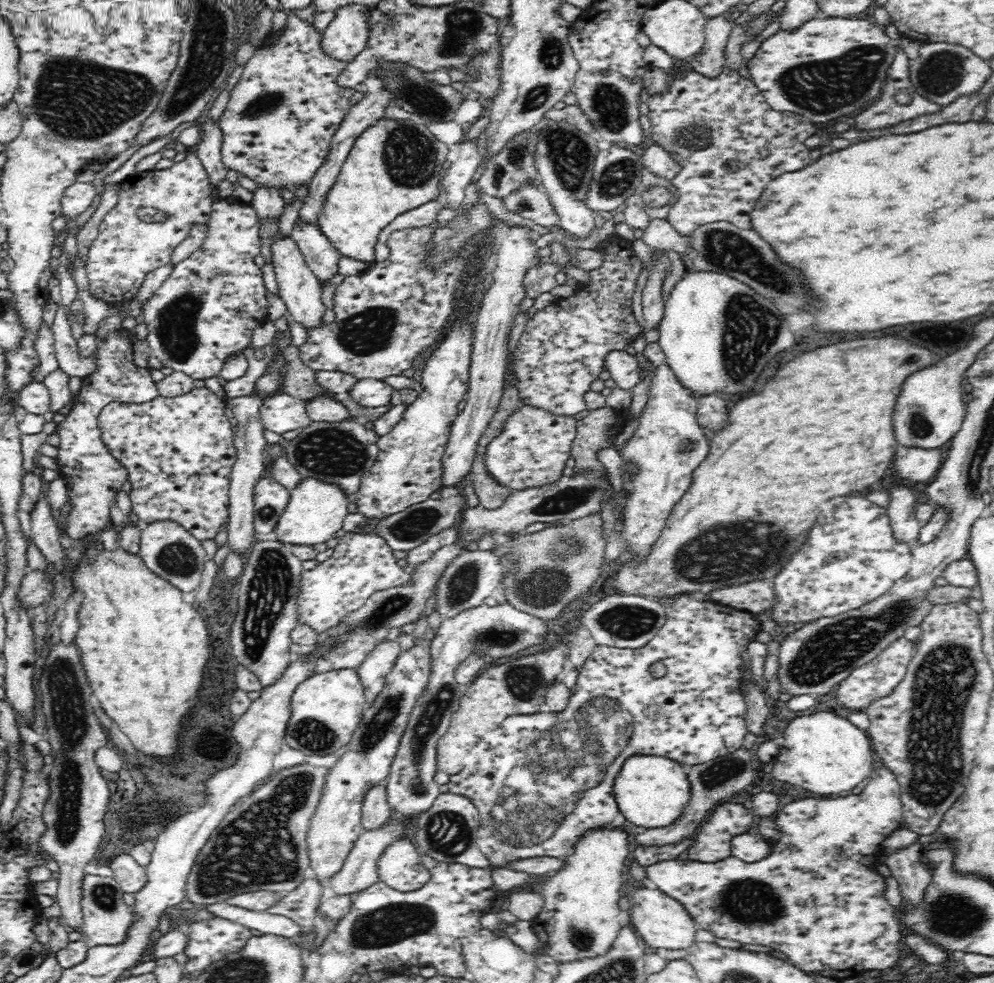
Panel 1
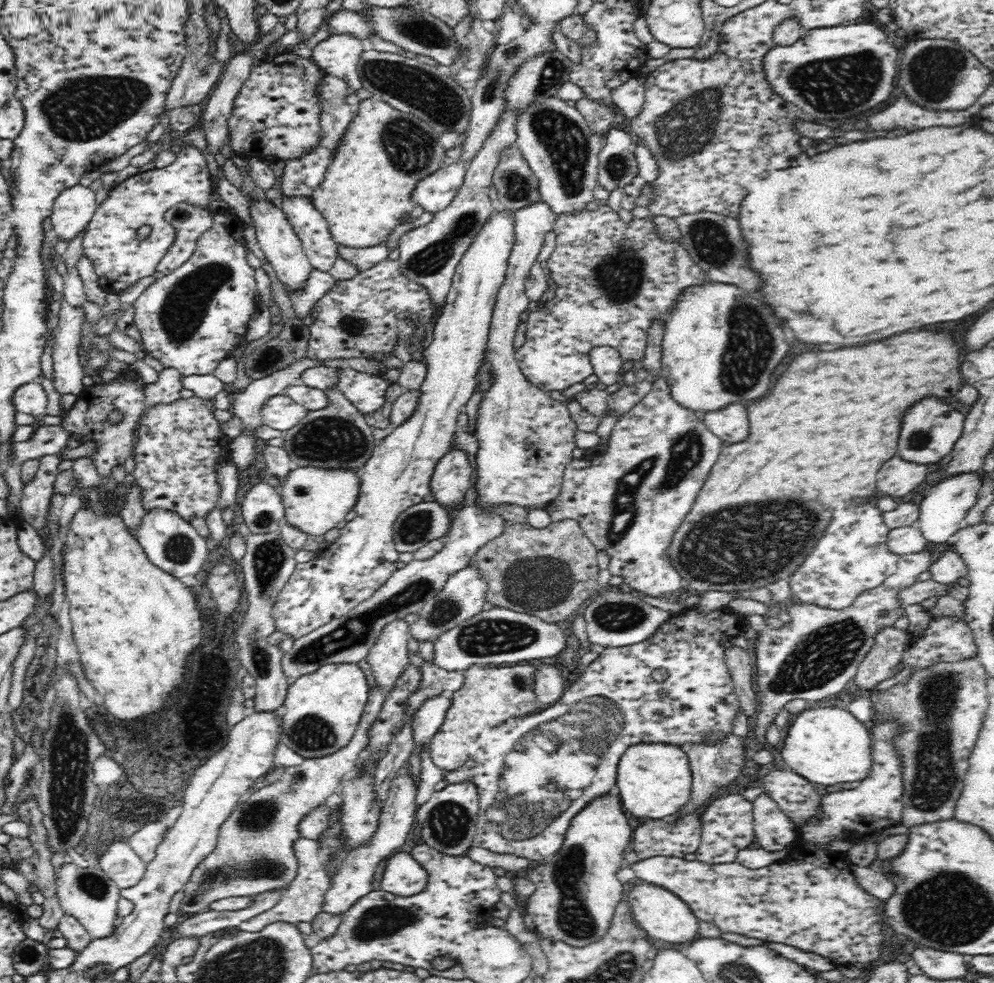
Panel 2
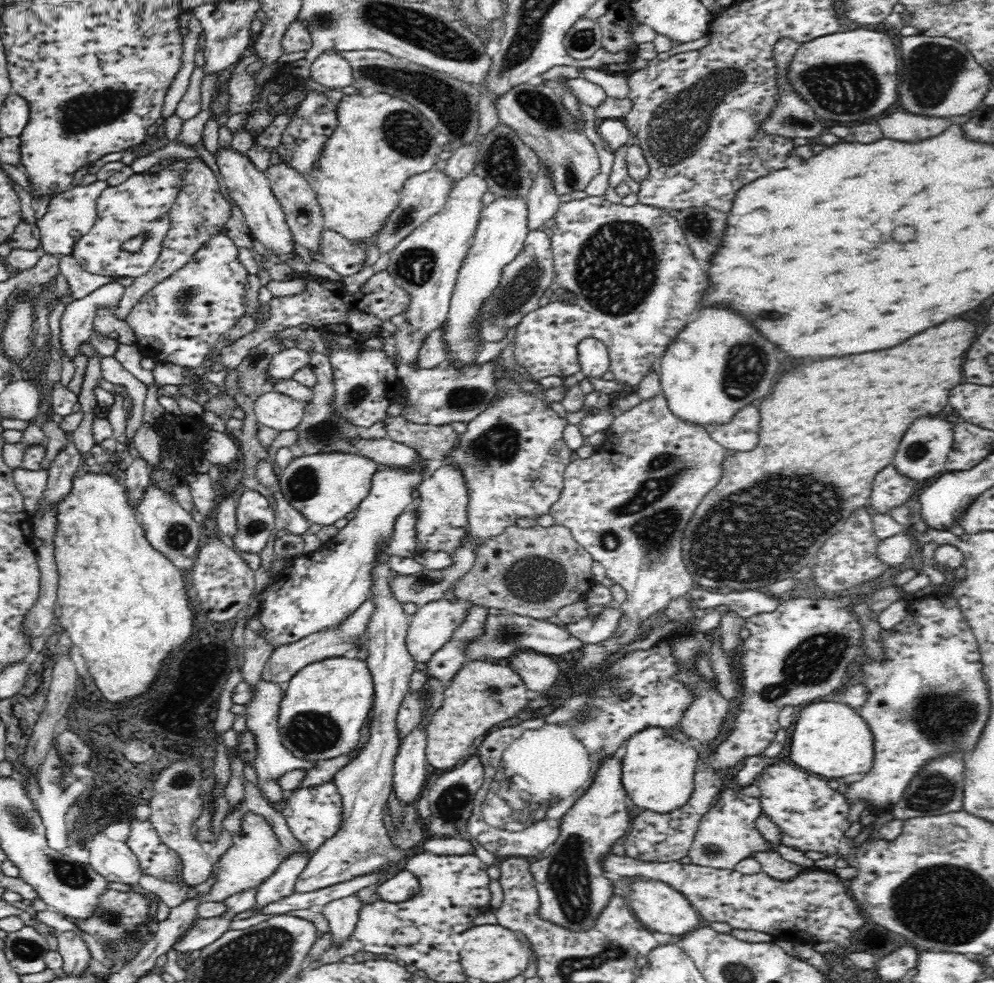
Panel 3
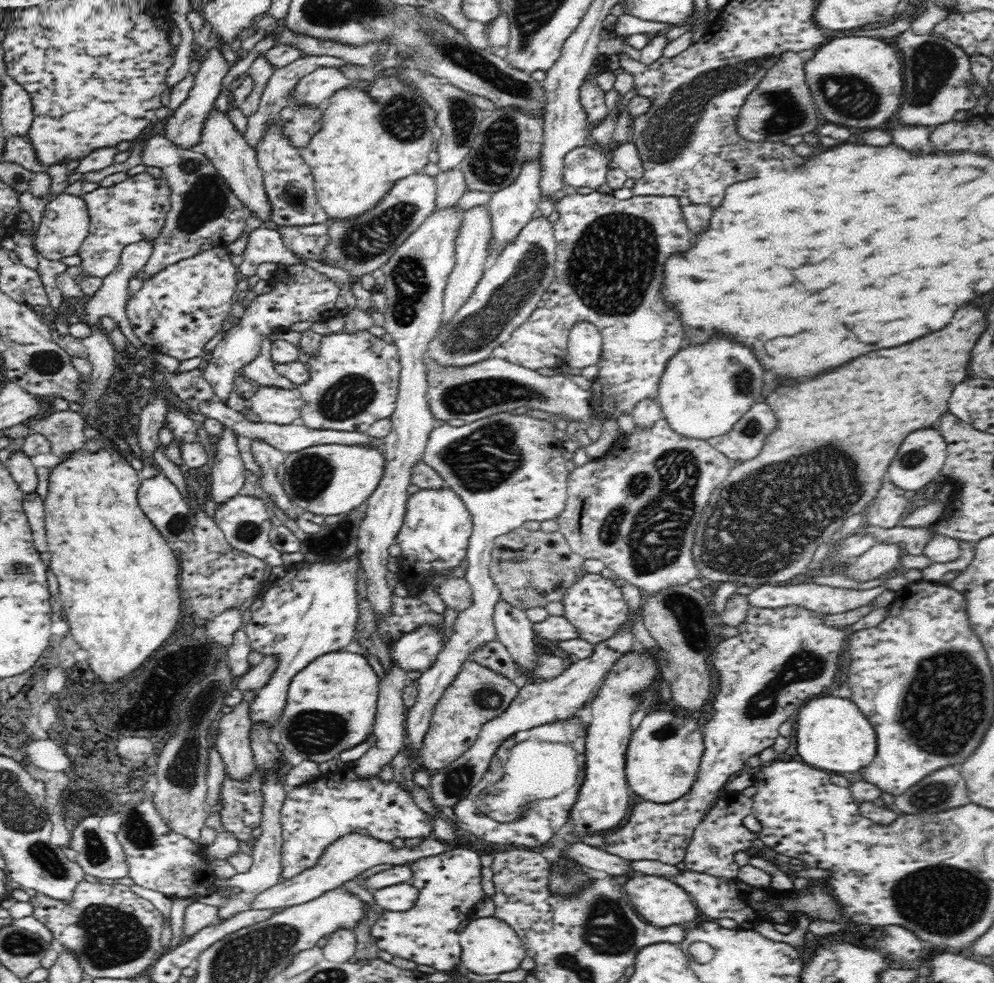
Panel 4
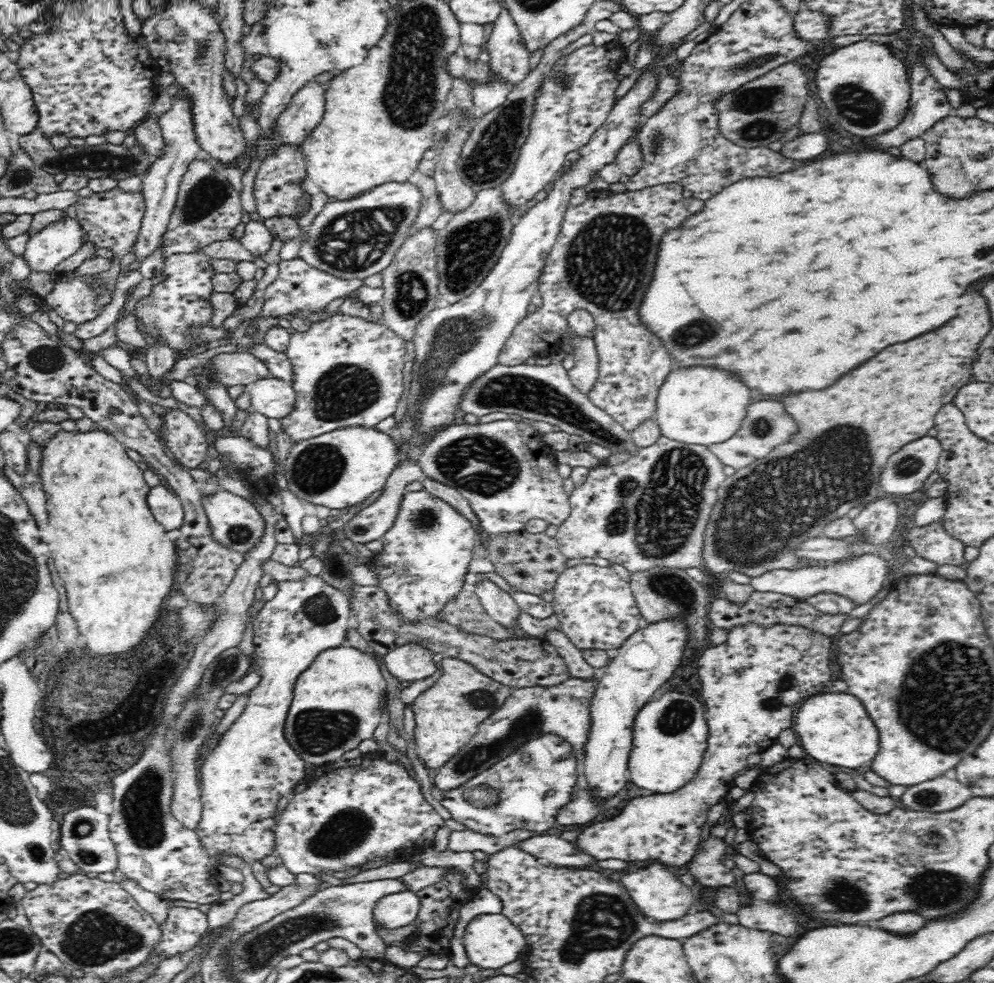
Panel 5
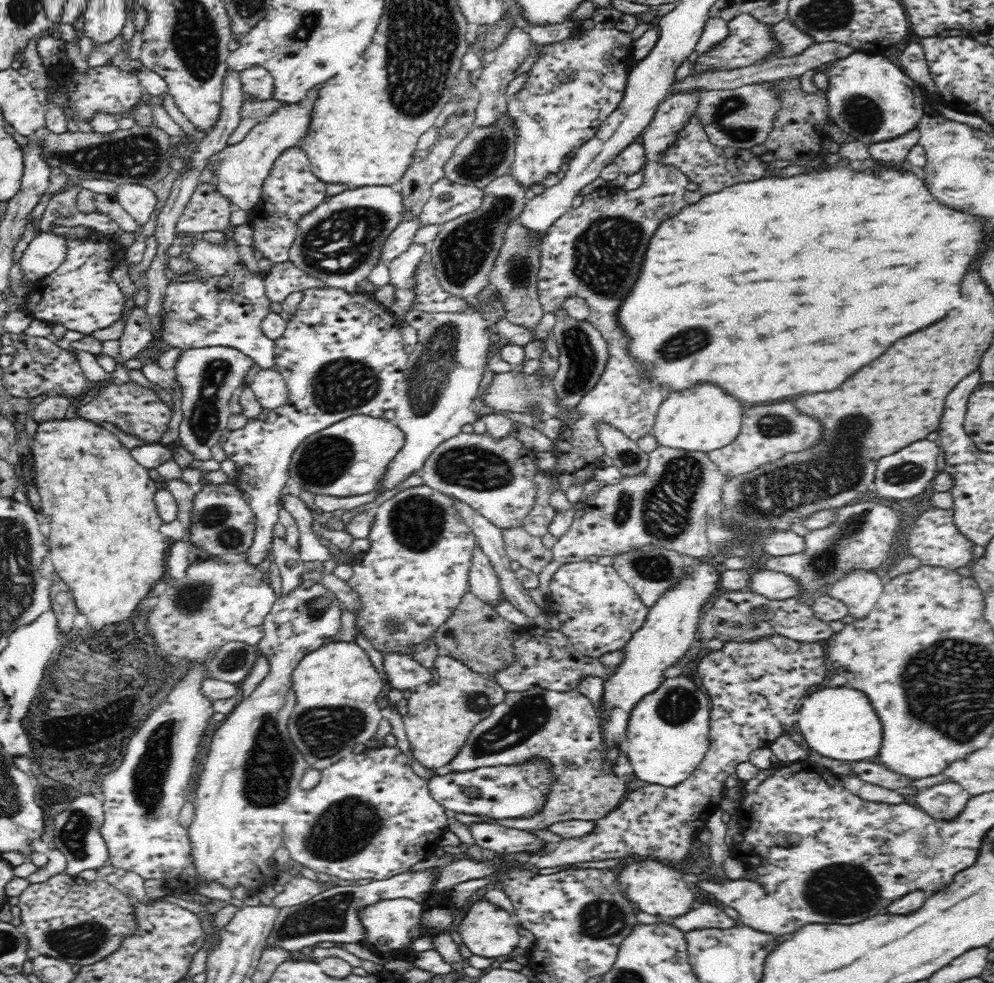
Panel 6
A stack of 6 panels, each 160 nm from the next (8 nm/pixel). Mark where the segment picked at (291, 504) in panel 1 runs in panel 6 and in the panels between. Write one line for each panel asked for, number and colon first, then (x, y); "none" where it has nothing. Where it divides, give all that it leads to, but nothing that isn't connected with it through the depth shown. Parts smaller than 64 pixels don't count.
2: (315, 499)
3: (324, 487)
4: (328, 479)
5: (340, 468)
6: (348, 458)

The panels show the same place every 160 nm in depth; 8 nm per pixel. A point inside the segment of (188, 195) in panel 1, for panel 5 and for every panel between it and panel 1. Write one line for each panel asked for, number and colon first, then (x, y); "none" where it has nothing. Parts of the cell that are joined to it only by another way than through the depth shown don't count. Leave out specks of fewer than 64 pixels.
2: (109, 241)
3: (140, 206)
4: (135, 209)
5: (112, 219)

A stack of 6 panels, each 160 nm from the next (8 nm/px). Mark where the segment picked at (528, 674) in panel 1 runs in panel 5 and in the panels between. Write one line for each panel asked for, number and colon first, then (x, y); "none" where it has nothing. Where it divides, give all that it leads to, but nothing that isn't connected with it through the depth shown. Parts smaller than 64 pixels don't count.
2: (490, 695)
3: (484, 693)
4: (478, 694)
5: (448, 714)

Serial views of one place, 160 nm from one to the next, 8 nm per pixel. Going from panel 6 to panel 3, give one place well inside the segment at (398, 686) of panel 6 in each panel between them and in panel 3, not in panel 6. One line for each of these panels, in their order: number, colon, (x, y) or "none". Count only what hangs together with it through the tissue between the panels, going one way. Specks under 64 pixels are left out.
3: (433, 624)
4: (417, 651)
5: (410, 663)

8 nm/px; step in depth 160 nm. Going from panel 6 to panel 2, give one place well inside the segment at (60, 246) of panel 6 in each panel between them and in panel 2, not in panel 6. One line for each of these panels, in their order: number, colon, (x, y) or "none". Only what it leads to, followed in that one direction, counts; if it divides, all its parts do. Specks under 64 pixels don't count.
2: (75, 207)
3: (70, 215)
4: (64, 225)
5: (56, 242)

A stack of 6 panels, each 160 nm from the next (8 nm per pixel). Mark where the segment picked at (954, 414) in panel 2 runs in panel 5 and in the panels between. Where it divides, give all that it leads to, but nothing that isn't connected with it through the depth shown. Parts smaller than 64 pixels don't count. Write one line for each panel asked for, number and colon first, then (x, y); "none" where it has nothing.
3: (924, 449)
4: (920, 457)
5: (905, 471)

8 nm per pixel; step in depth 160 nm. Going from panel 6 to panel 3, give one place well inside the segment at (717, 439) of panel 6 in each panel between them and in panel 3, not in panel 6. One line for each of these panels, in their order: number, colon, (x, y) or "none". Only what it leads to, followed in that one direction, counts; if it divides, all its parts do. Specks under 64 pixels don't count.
3: (701, 387)
4: (704, 390)
5: (698, 406)

